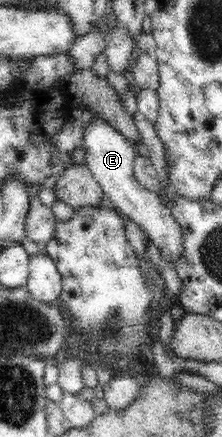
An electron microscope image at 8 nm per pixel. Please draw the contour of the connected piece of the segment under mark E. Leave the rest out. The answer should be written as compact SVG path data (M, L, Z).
M99 118L86 127L82 141L84 141L81 146L85 153L84 163L98 180L103 193L114 202L116 209L124 212L140 231L151 239L160 250L162 258L174 265L184 253L182 230L171 216L170 208L161 204L157 192L150 191L137 182L133 170L135 158L138 156L135 146L128 143L128 140L112 125Z

